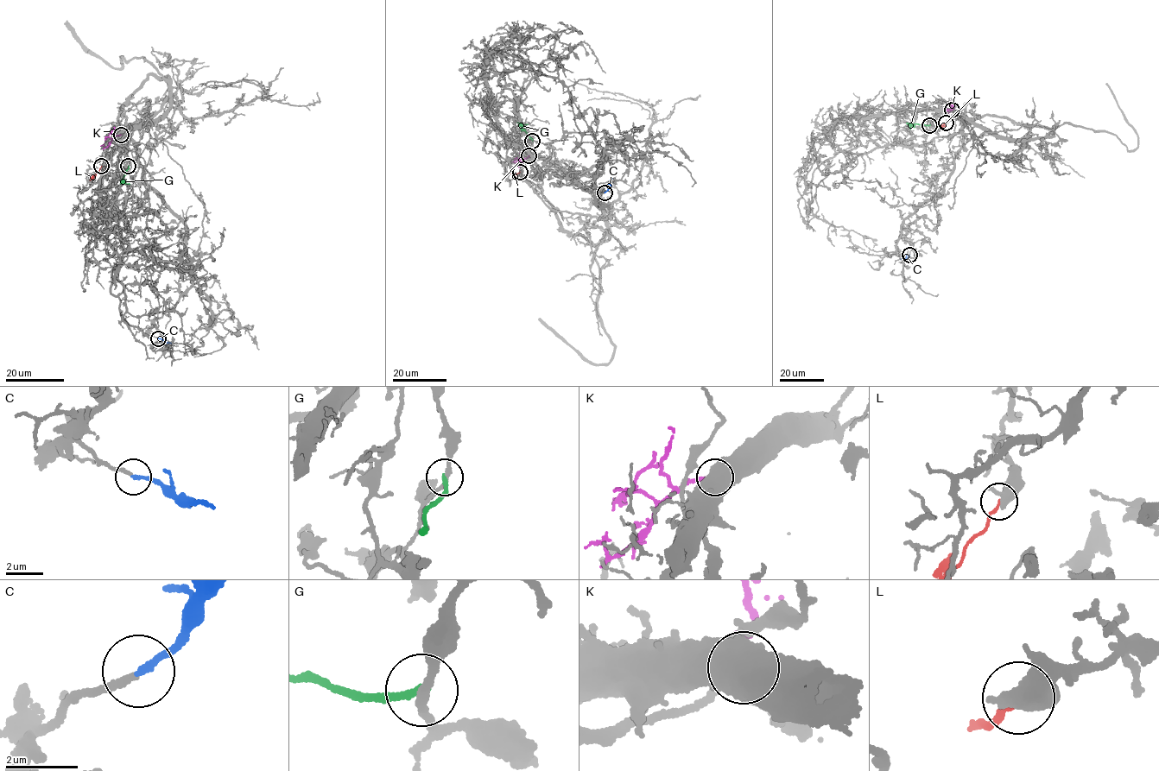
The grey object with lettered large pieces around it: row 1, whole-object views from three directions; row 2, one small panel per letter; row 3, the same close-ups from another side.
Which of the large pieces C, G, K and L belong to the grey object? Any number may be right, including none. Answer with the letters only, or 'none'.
C, K

